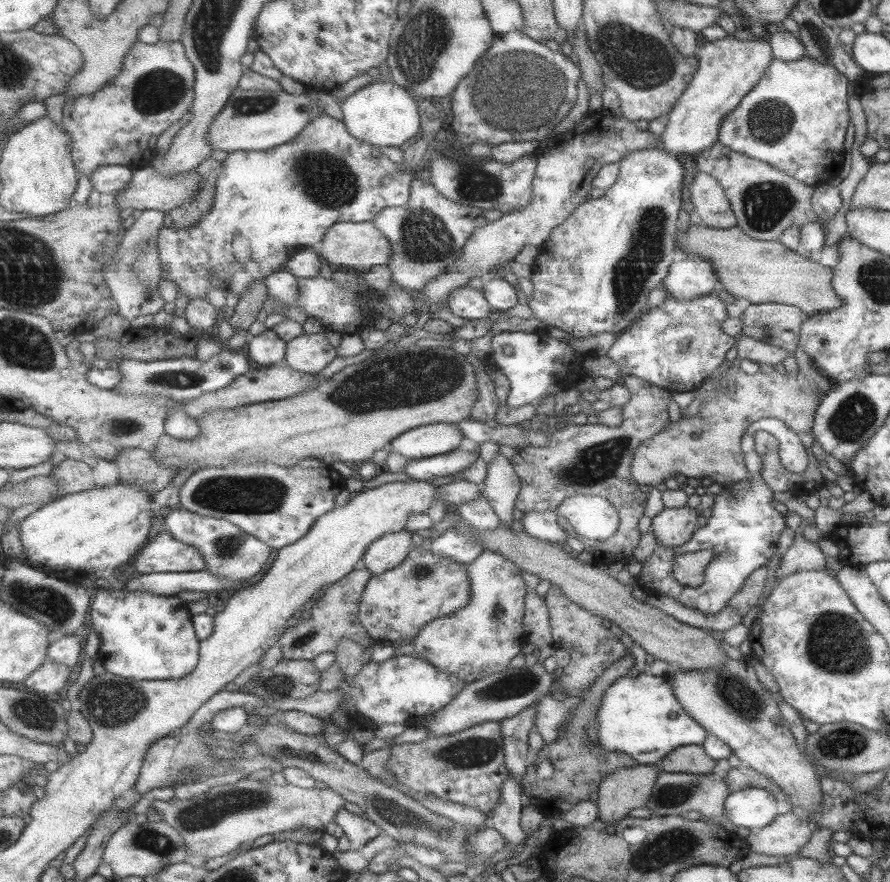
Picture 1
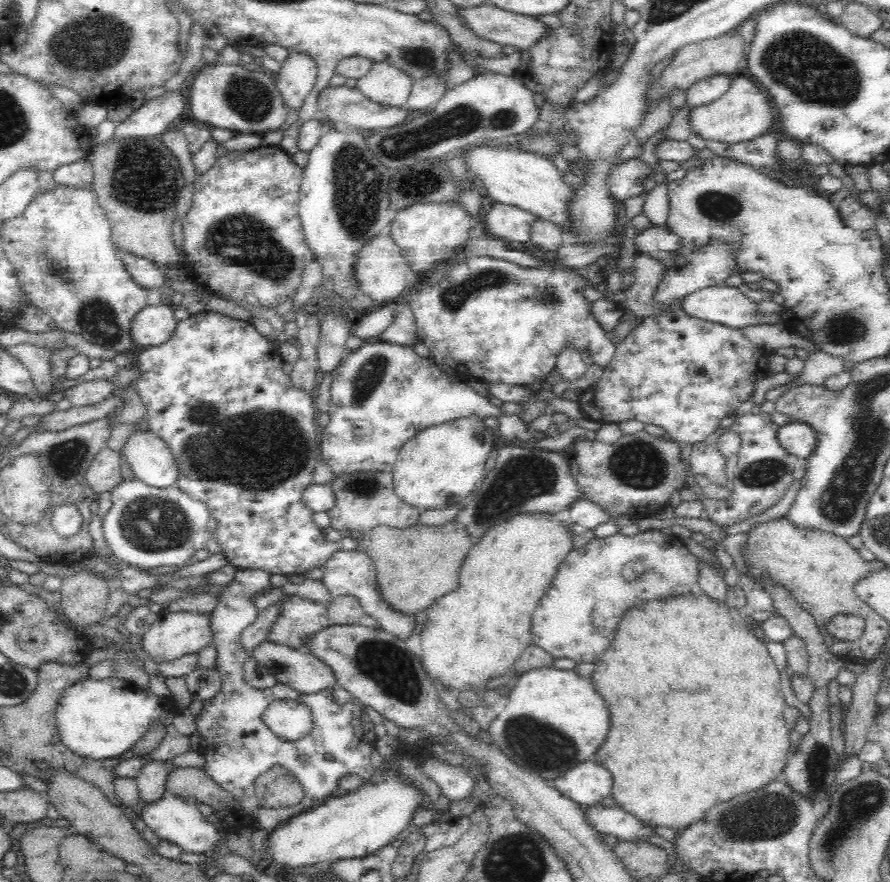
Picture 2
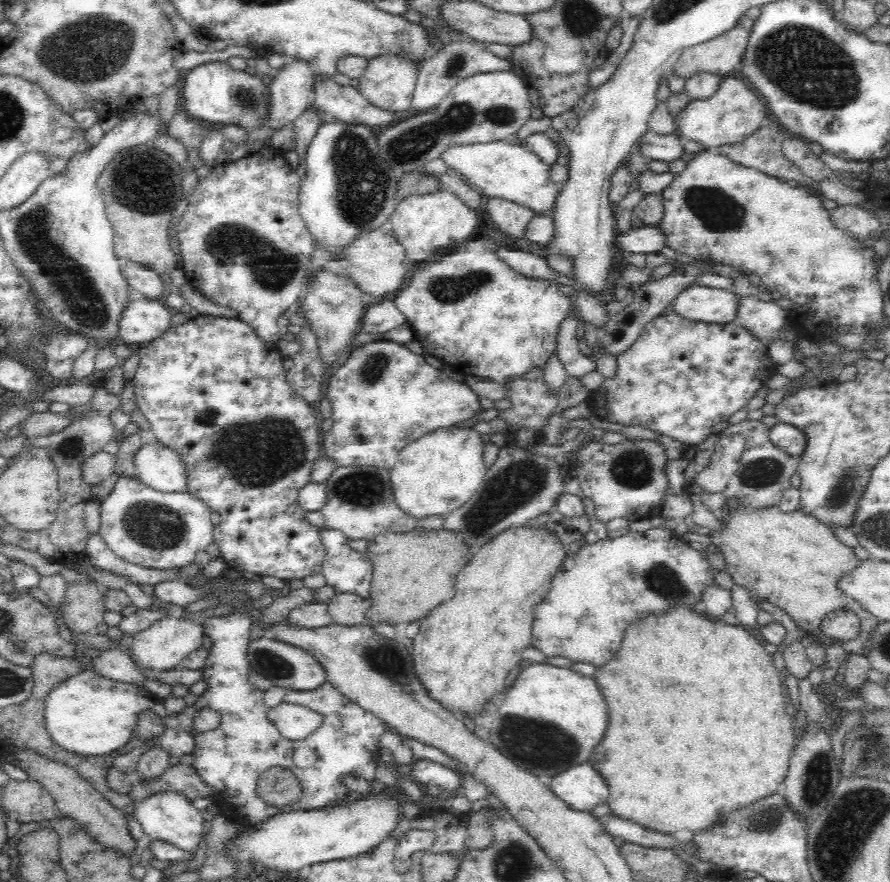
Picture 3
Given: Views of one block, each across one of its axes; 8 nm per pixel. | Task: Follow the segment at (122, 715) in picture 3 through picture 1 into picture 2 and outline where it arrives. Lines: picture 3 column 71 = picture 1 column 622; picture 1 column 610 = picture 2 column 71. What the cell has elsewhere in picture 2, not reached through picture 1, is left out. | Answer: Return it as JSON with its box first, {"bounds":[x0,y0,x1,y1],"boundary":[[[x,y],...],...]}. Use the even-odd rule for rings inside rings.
{"bounds":[54,677,191,761],"boundary":[[[84,677],[78,680],[71,687],[66,688],[60,694],[56,708],[54,708],[54,724],[58,729],[60,741],[72,752],[78,756],[86,758],[114,758],[127,752],[132,744],[136,744],[136,740],[146,732],[146,728],[159,718],[160,722],[164,722],[167,727],[167,734],[158,744],[155,750],[160,751],[160,760],[170,761],[171,759],[188,752],[191,748],[190,735],[186,735],[176,728],[172,720],[174,720],[174,708],[172,708],[173,700],[171,697],[162,697],[154,694],[149,688],[141,687],[129,679],[119,679],[118,677],[108,677],[104,680],[97,678]]]}

